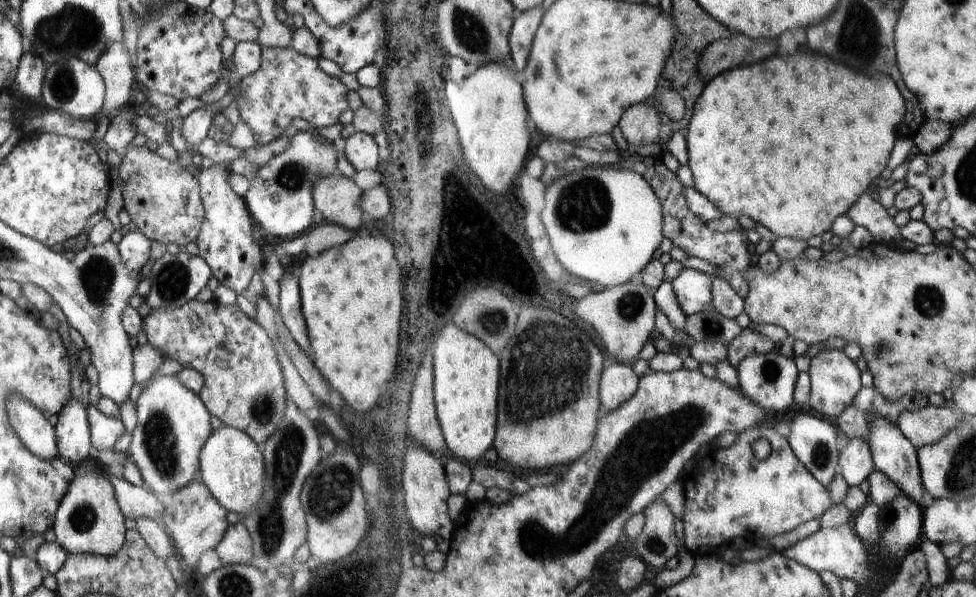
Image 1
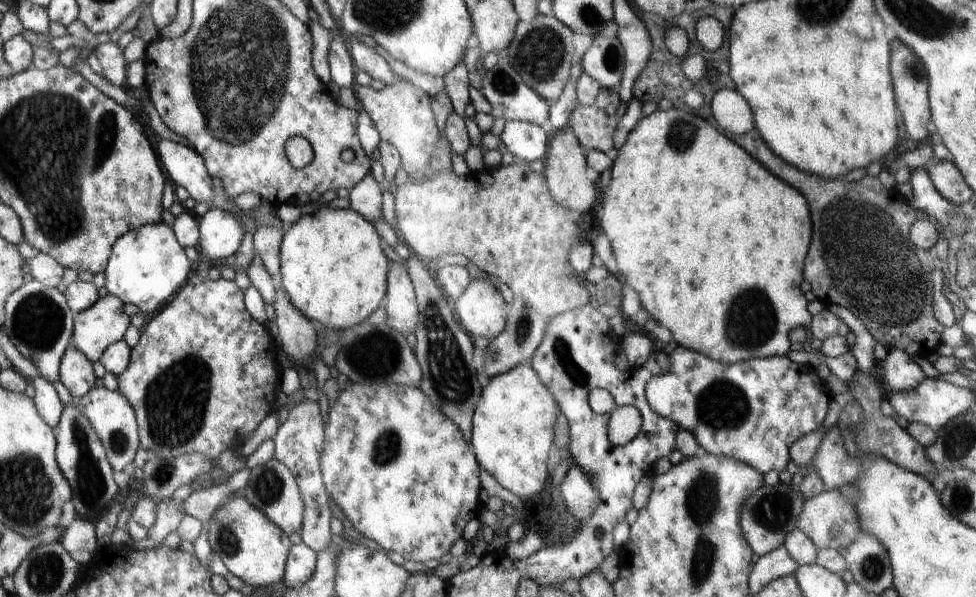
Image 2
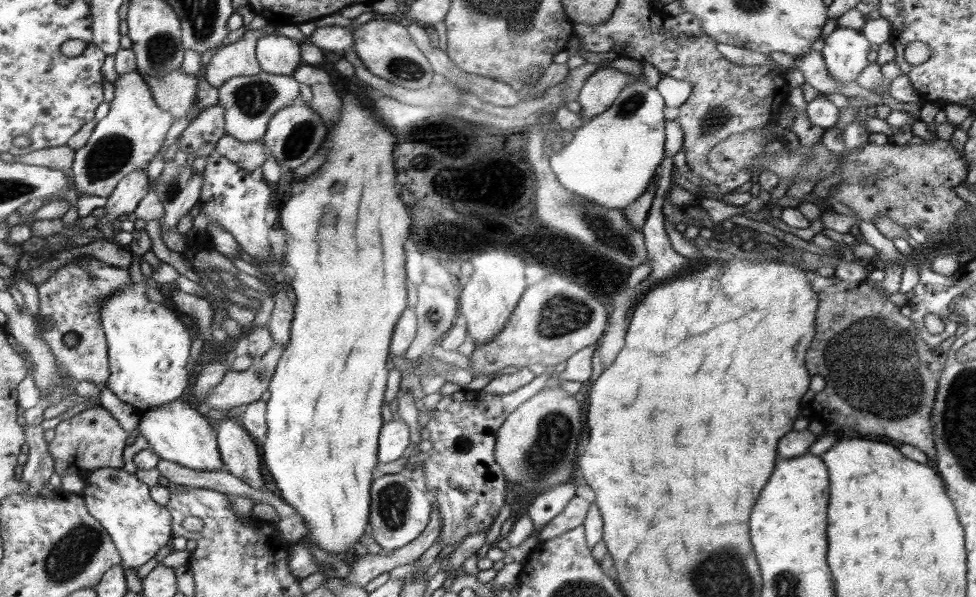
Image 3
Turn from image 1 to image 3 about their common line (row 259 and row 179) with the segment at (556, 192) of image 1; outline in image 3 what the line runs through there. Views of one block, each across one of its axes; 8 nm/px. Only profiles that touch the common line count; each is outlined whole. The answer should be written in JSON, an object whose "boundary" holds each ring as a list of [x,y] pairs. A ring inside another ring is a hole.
{"boundary":[[[635,81],[624,86],[618,98],[604,112],[593,117],[588,122],[583,122],[576,129],[572,140],[558,152],[549,153],[549,165],[554,174],[558,174],[558,182],[578,196],[580,200],[588,200],[592,204],[604,206],[606,210],[624,210],[632,202],[636,202],[652,181],[660,163],[665,158],[665,100],[658,90],[650,88],[644,81]]]}

